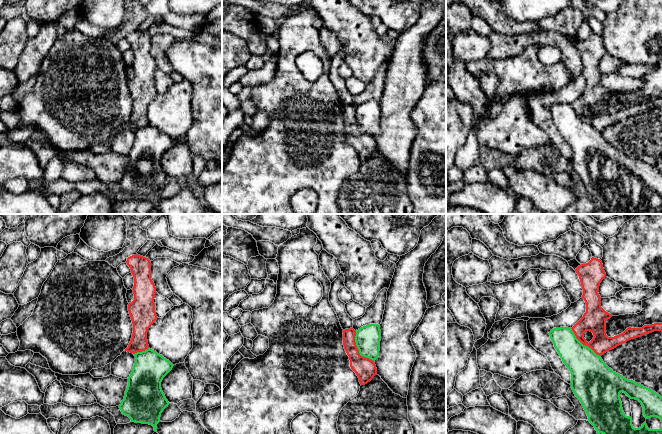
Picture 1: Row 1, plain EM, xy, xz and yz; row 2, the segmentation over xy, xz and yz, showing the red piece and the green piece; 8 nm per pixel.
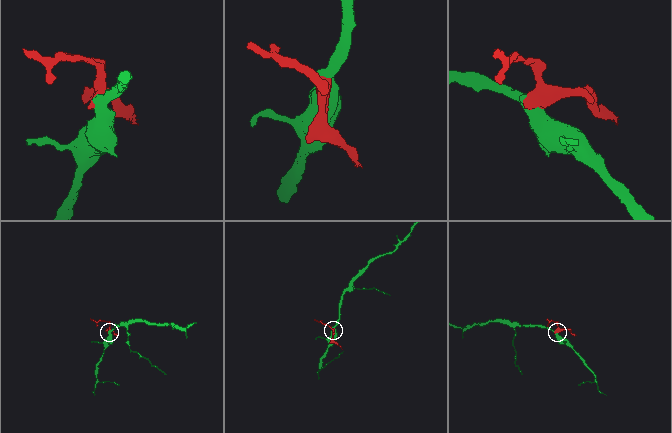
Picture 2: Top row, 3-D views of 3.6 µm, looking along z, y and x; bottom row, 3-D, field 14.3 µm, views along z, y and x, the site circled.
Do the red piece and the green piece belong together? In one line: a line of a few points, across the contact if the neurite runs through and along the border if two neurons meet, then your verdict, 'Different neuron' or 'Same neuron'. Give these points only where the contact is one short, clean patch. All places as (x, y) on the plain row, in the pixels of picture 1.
Line: xz (355, 107), (355, 121), (358, 128), (373, 137). Different neuron

